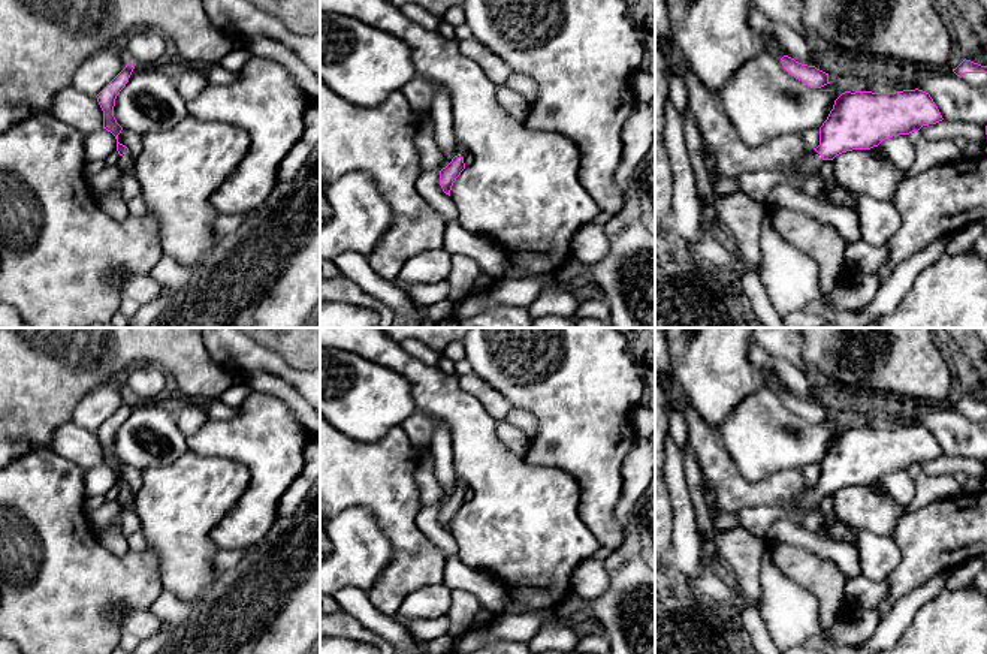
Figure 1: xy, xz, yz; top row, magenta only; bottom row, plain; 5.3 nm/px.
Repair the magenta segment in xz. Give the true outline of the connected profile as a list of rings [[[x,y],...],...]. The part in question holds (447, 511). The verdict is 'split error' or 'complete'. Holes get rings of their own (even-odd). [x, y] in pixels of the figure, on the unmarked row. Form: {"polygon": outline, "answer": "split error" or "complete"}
{"polygon": [[[458,479],[455,492],[452,497],[440,506],[440,521],[446,530],[450,531],[450,525],[456,513],[465,504],[464,492],[468,489],[467,482]]], "answer": "split error"}

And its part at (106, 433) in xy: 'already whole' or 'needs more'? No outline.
needs more

